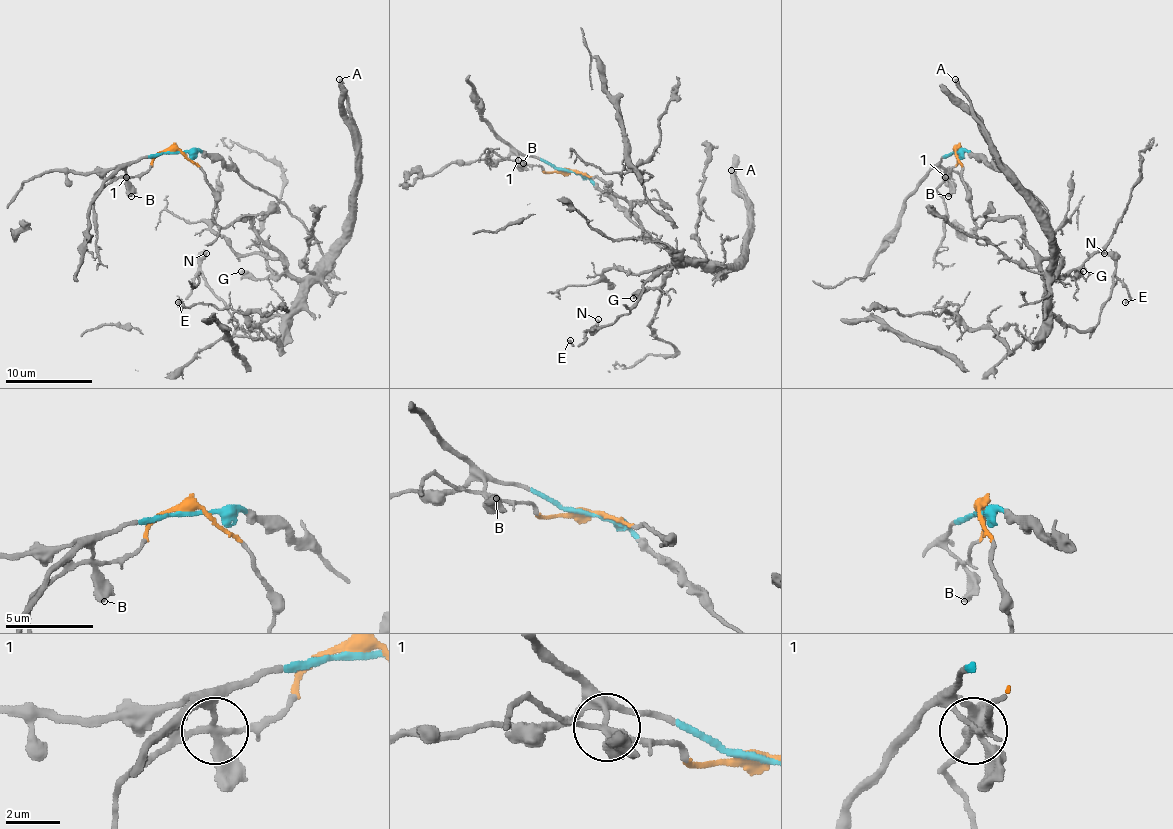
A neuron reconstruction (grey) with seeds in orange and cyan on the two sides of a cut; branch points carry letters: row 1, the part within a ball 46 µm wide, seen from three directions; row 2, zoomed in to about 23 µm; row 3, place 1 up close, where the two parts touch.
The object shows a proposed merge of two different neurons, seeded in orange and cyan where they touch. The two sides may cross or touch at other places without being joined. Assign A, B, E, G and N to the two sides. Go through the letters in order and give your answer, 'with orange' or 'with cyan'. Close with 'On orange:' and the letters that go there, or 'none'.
A: with orange
B: with cyan
E: with orange
G: with orange
N: with orange
On orange: A, E, G, N

